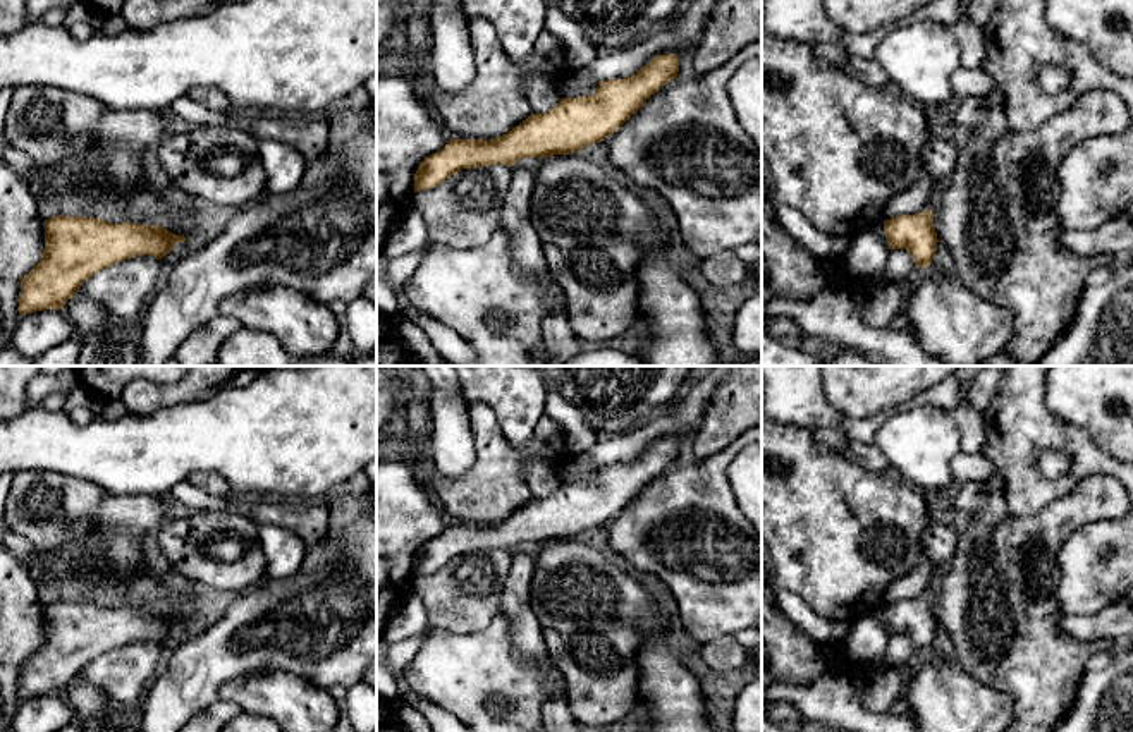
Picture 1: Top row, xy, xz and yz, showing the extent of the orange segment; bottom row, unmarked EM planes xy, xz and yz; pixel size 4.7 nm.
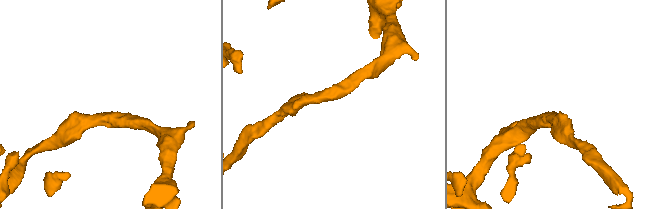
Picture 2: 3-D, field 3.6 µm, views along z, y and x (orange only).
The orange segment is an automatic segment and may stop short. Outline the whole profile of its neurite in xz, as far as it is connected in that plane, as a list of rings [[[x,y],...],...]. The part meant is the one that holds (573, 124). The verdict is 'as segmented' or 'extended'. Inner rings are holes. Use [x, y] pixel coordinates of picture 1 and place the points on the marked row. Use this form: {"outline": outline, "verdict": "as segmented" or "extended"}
{"outline": [[[674,53],[653,57],[628,79],[598,81],[591,96],[560,98],[547,113],[531,113],[497,139],[450,139],[426,156],[414,175],[414,192],[433,189],[462,168],[512,167],[521,158],[545,158],[536,170],[530,220],[542,242],[548,273],[564,290],[571,330],[583,340],[609,340],[640,330],[638,265],[657,249],[669,249],[650,208],[603,168],[578,151],[614,134],[643,103],[679,72]]], "verdict": "extended"}

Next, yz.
{"outline": [[[1097,89],[1033,132],[995,137],[983,129],[965,136],[954,174],[937,192],[934,208],[884,220],[889,249],[906,249],[918,268],[927,268],[942,241],[963,287],[1013,314],[1006,349],[1011,357],[1037,364],[1071,328],[1088,273],[1111,263],[1107,254],[1080,256],[1059,241],[1059,165],[1075,143],[1099,134],[1123,134],[1128,127],[1124,101],[1112,91]]], "verdict": "extended"}

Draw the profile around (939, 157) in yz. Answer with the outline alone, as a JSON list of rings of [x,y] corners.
[[[928,136],[923,149],[925,174],[930,174],[942,189],[958,165],[958,151],[952,141]]]

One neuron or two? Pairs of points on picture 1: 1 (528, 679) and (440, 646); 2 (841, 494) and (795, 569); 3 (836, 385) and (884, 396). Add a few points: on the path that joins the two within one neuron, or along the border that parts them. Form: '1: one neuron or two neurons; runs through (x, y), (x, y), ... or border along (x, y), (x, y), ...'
1: one neuron; runs through (506, 676), (490, 667), (463, 667)
2: one neuron; runs through (831, 512), (831, 533), (814, 550)
3: one neuron; runs through (848, 385), (872, 385)

